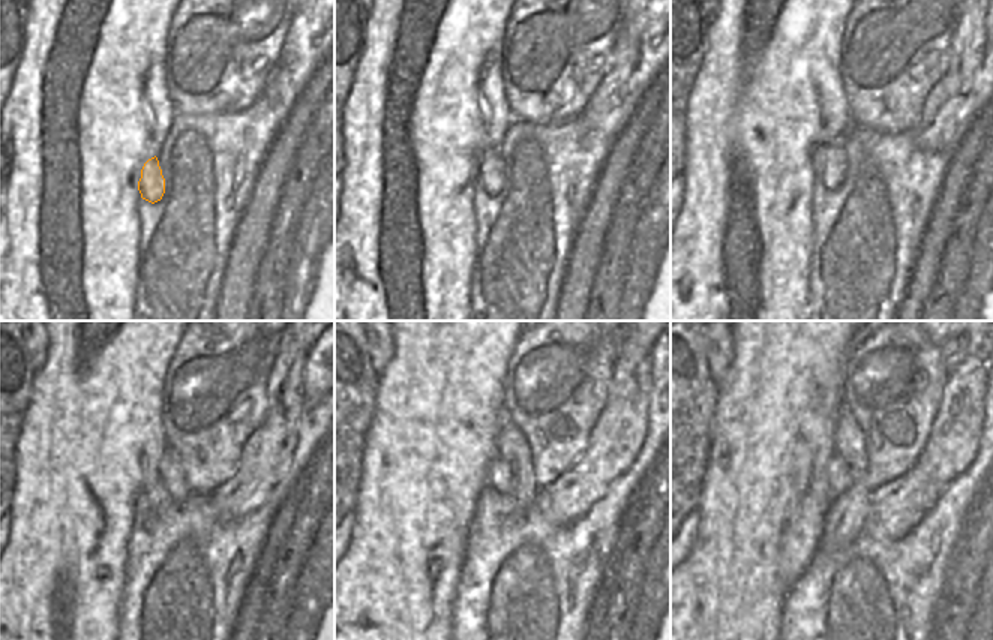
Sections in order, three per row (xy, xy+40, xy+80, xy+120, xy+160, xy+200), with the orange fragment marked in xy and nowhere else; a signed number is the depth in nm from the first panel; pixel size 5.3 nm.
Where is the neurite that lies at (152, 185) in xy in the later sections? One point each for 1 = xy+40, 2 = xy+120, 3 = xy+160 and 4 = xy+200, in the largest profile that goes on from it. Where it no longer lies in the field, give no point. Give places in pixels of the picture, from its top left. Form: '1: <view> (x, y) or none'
1: xy+40 (491, 176)
2: xy+120 (149, 487)
3: xy+160 (500, 478)
4: xy+200 (839, 477)

